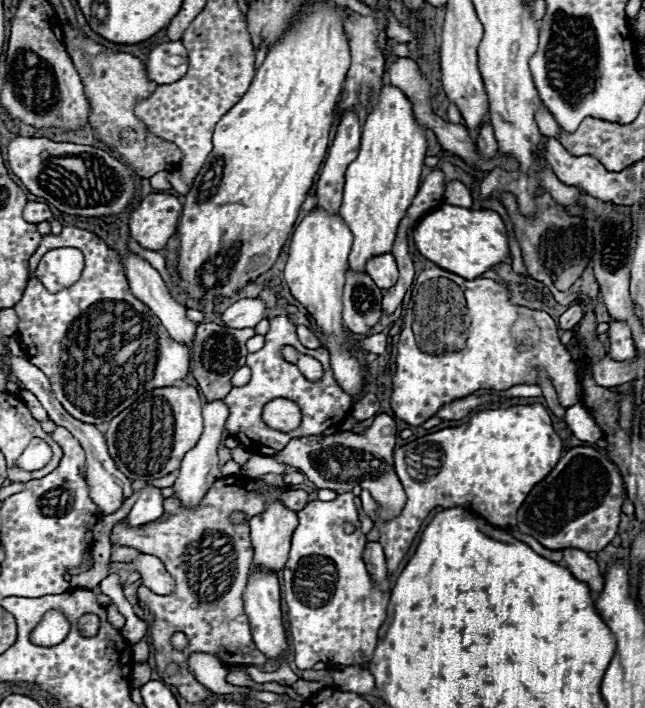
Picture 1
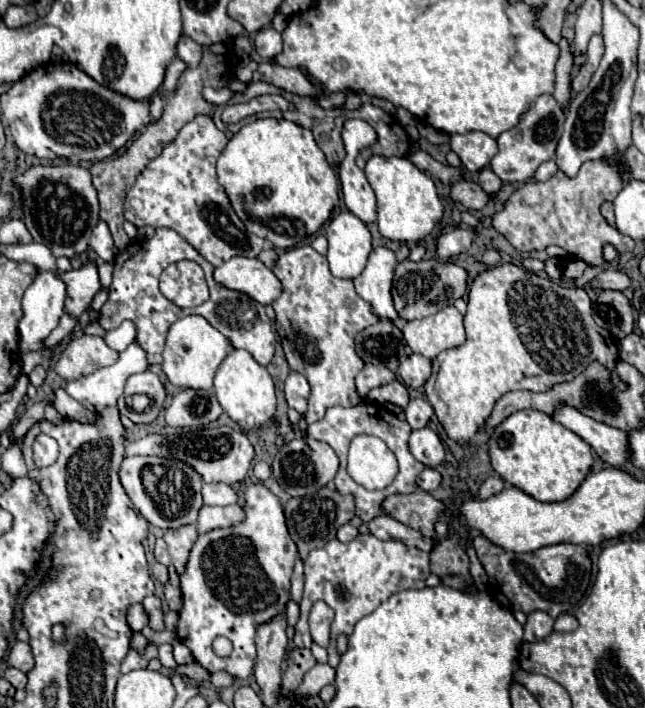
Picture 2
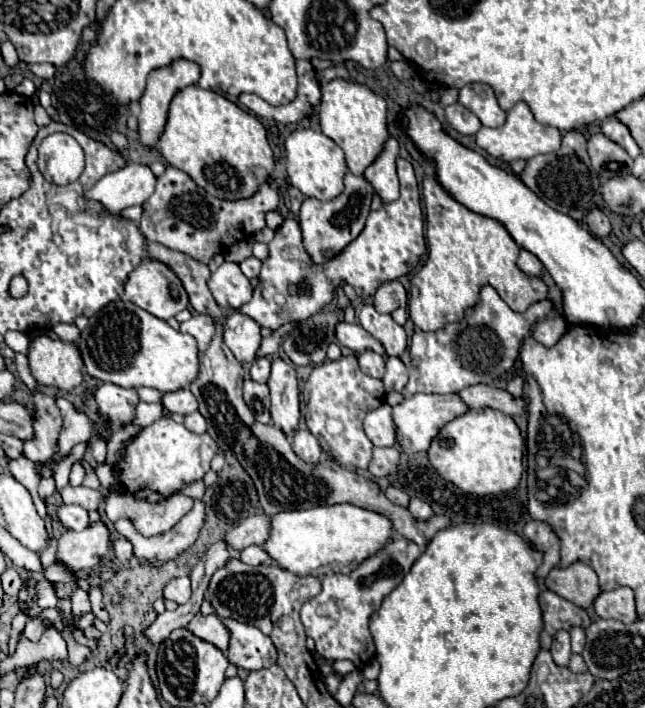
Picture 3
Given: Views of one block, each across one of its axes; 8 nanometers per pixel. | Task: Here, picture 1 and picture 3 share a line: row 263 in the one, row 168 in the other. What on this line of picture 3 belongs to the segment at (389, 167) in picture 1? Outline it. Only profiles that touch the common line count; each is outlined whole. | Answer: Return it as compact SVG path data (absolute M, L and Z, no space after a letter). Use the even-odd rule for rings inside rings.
M332 80L324 84L318 118L320 118L320 130L344 150L346 164L350 172L356 176L364 174L364 168L368 168L368 164L372 164L372 160L380 156L380 148L384 148L384 140L388 140L384 98L356 82Z

